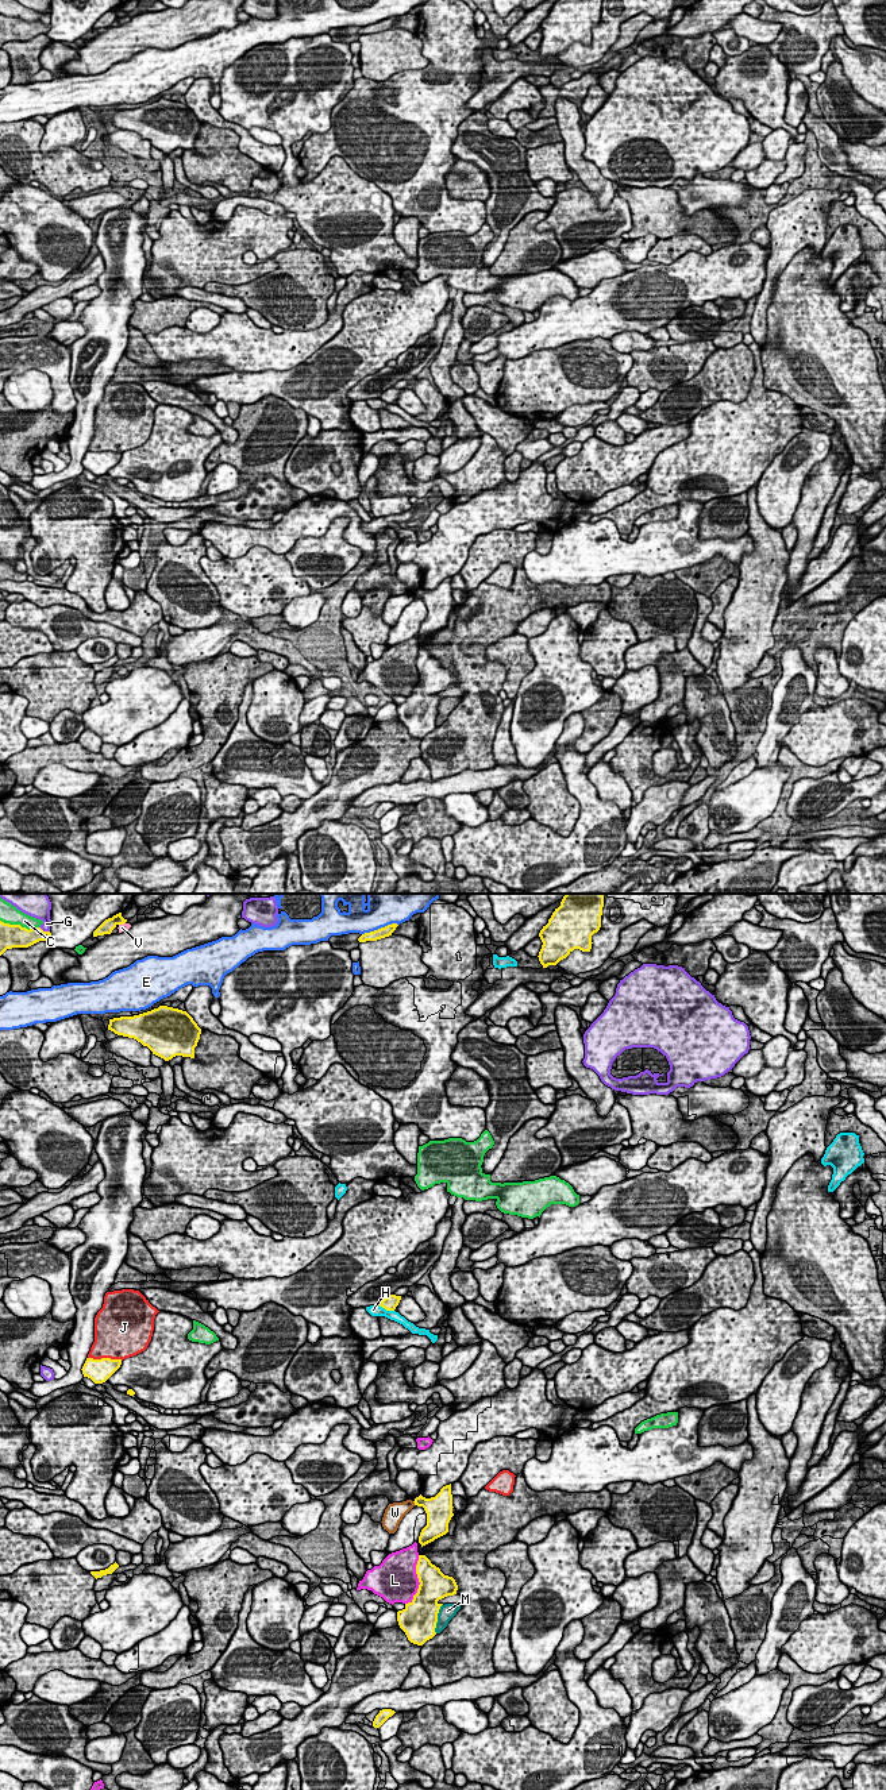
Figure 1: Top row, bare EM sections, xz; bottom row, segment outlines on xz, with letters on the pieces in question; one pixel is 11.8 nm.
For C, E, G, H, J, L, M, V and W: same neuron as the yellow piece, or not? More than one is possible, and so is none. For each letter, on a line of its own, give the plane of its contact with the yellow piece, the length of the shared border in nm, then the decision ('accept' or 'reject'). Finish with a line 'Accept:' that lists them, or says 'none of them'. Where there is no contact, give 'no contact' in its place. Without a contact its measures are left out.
C: xz | 480 nm | reject
E: xz | 460 nm | reject
G: xz | 140 nm | reject
H: xz | 200 nm | reject
J: xz | 420 nm | reject
L: xz | 600 nm | reject
M: xz | 360 nm | reject
V: xz | 90 nm | reject
W: xz | 60 nm | reject
Accept: none of them

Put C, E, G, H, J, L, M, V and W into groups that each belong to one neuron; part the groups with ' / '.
C / E / G / H / J / L / M / V / W

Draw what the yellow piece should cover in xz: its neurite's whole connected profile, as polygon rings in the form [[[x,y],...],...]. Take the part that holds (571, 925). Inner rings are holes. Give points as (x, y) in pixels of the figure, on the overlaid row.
[[[566,894],[539,937],[543,942],[539,961],[543,968],[556,965],[574,949],[590,952],[592,935],[601,927],[602,894]]]

